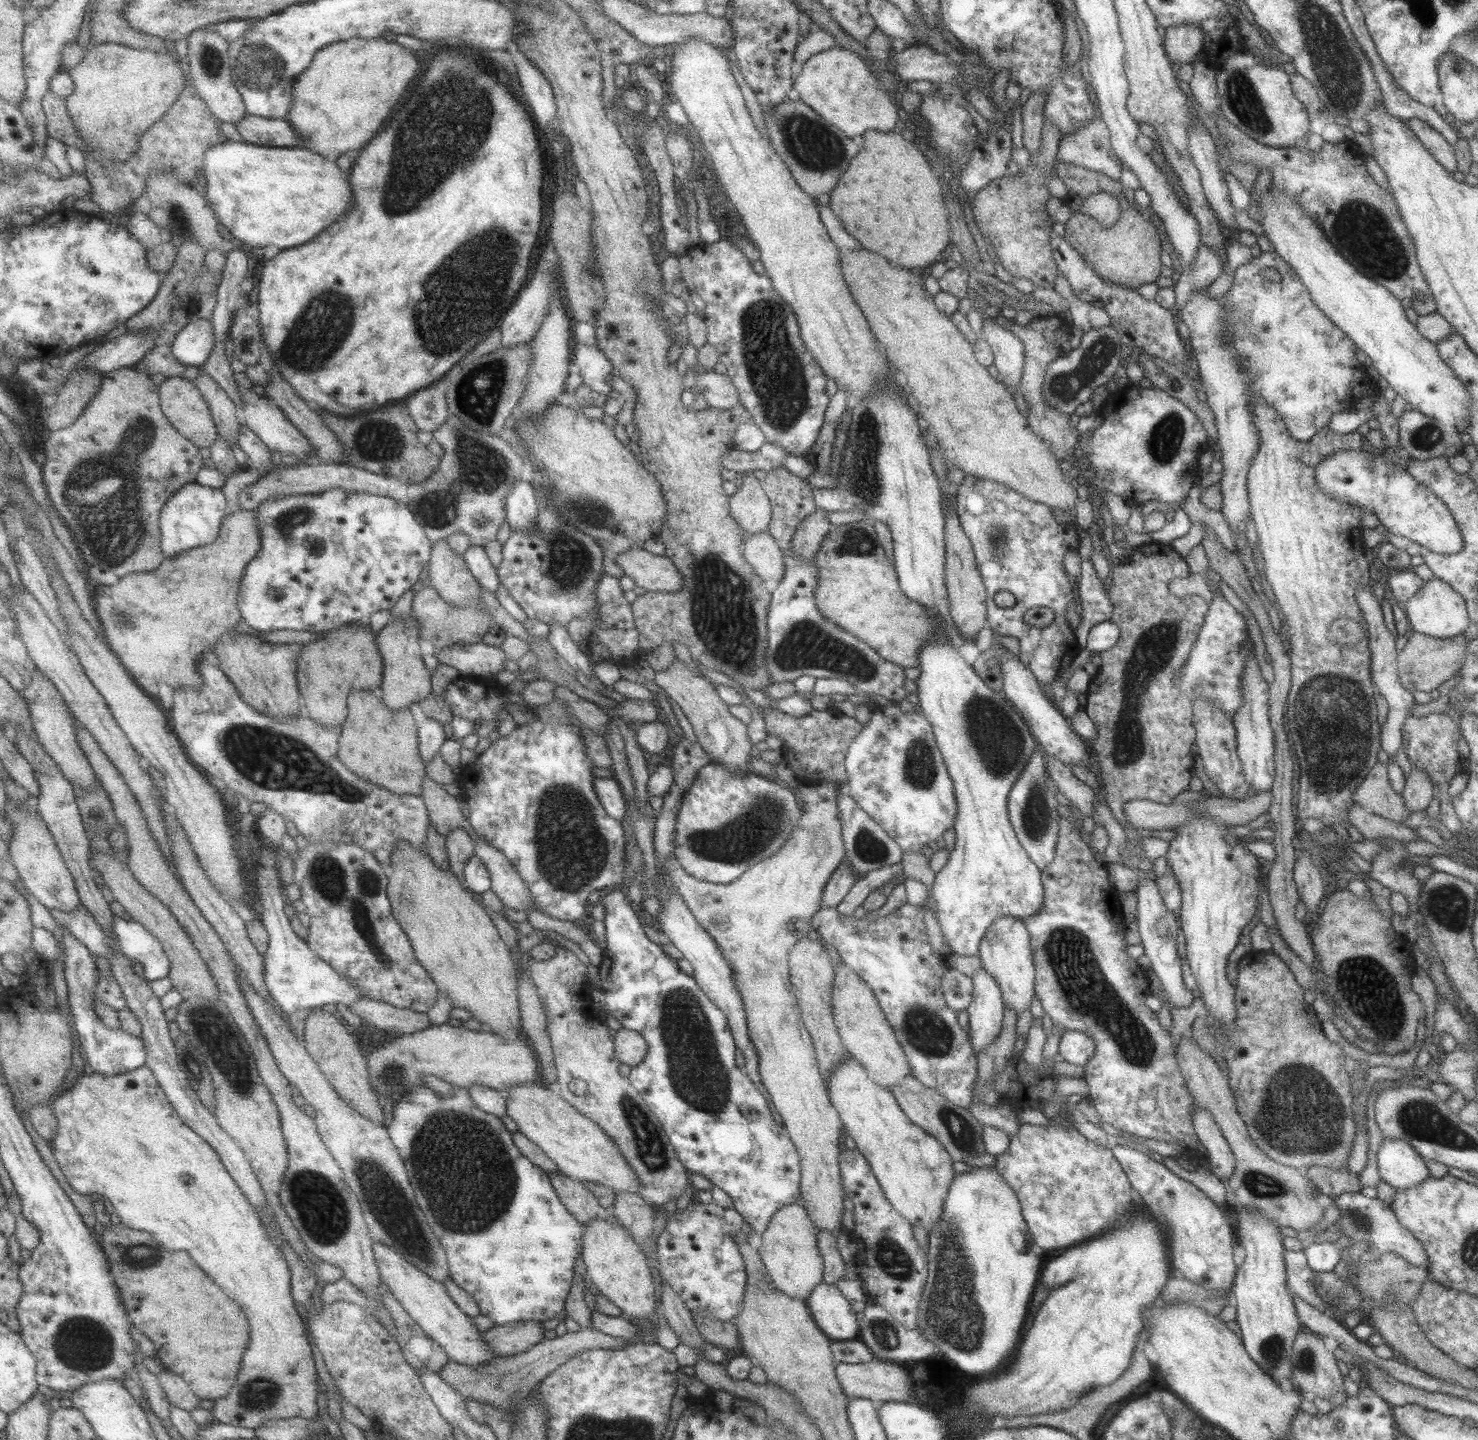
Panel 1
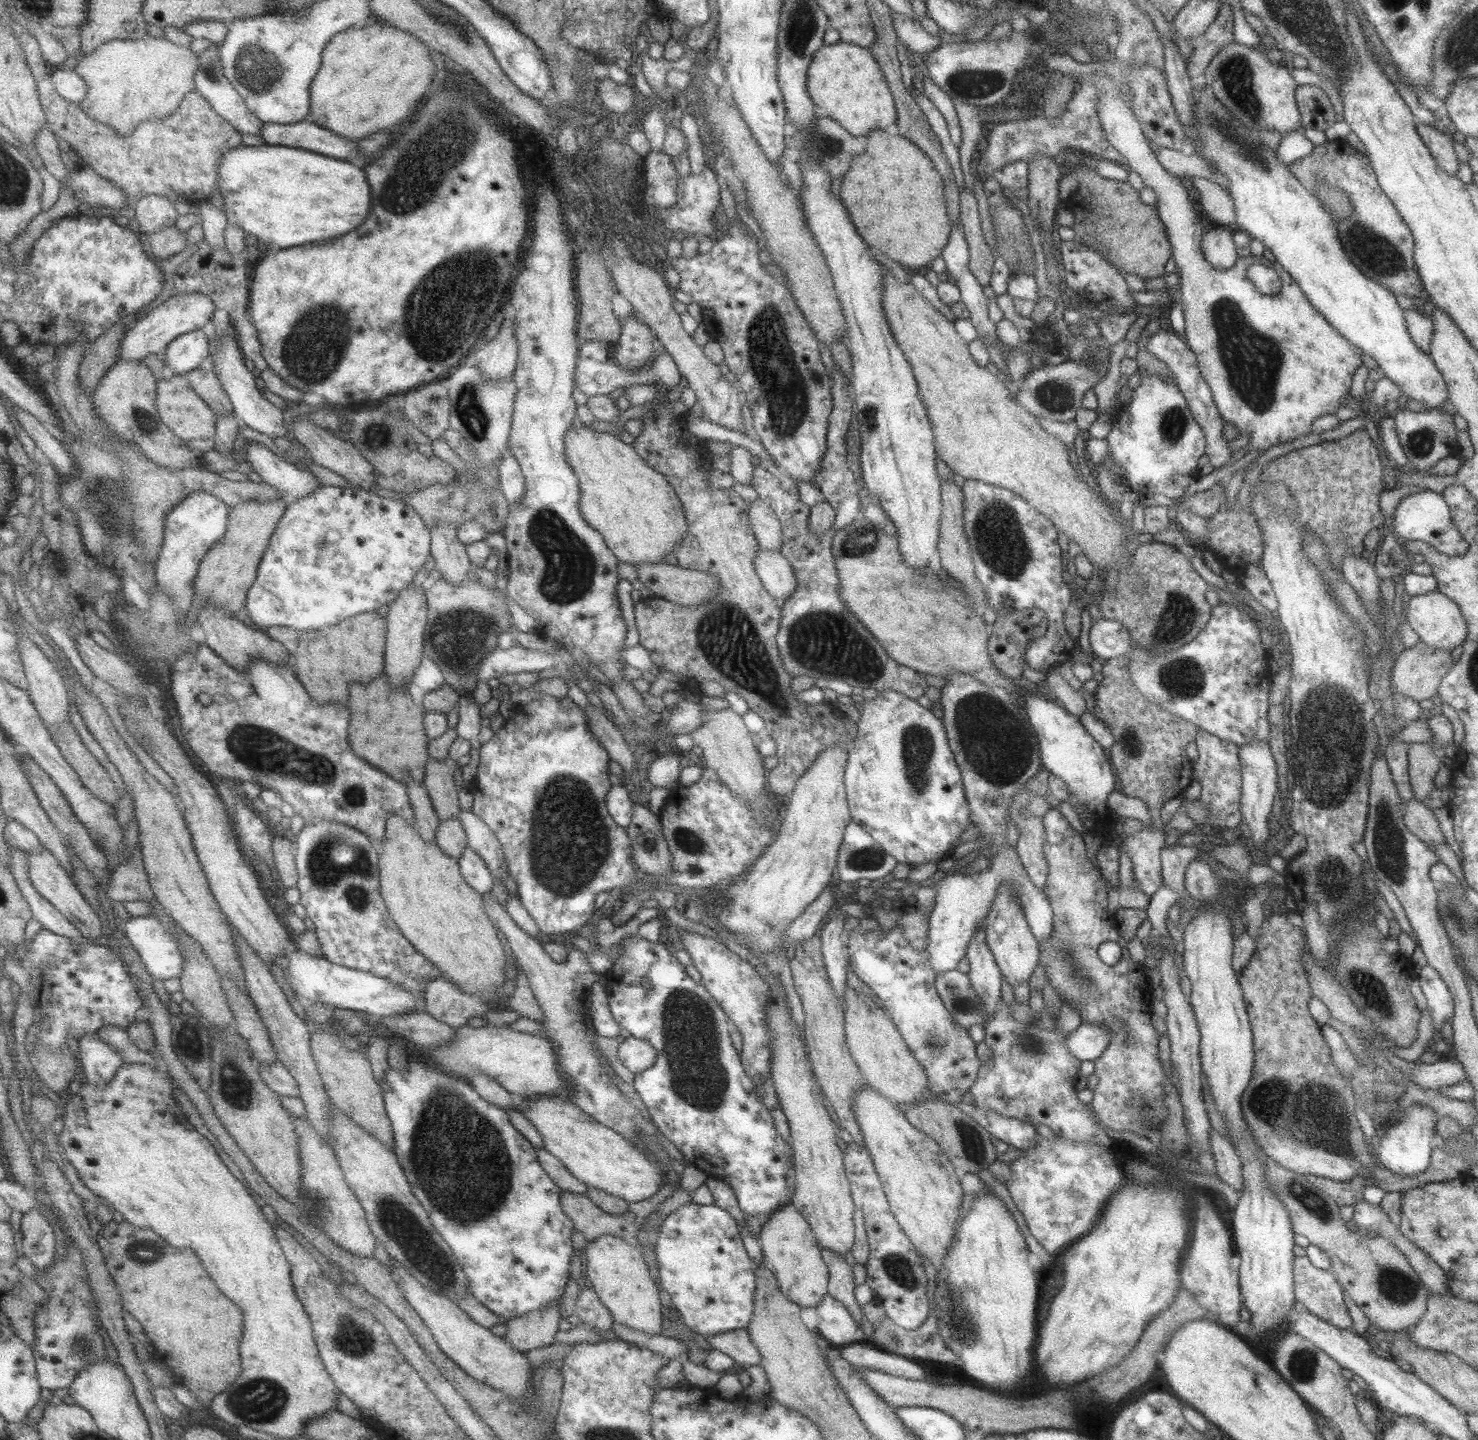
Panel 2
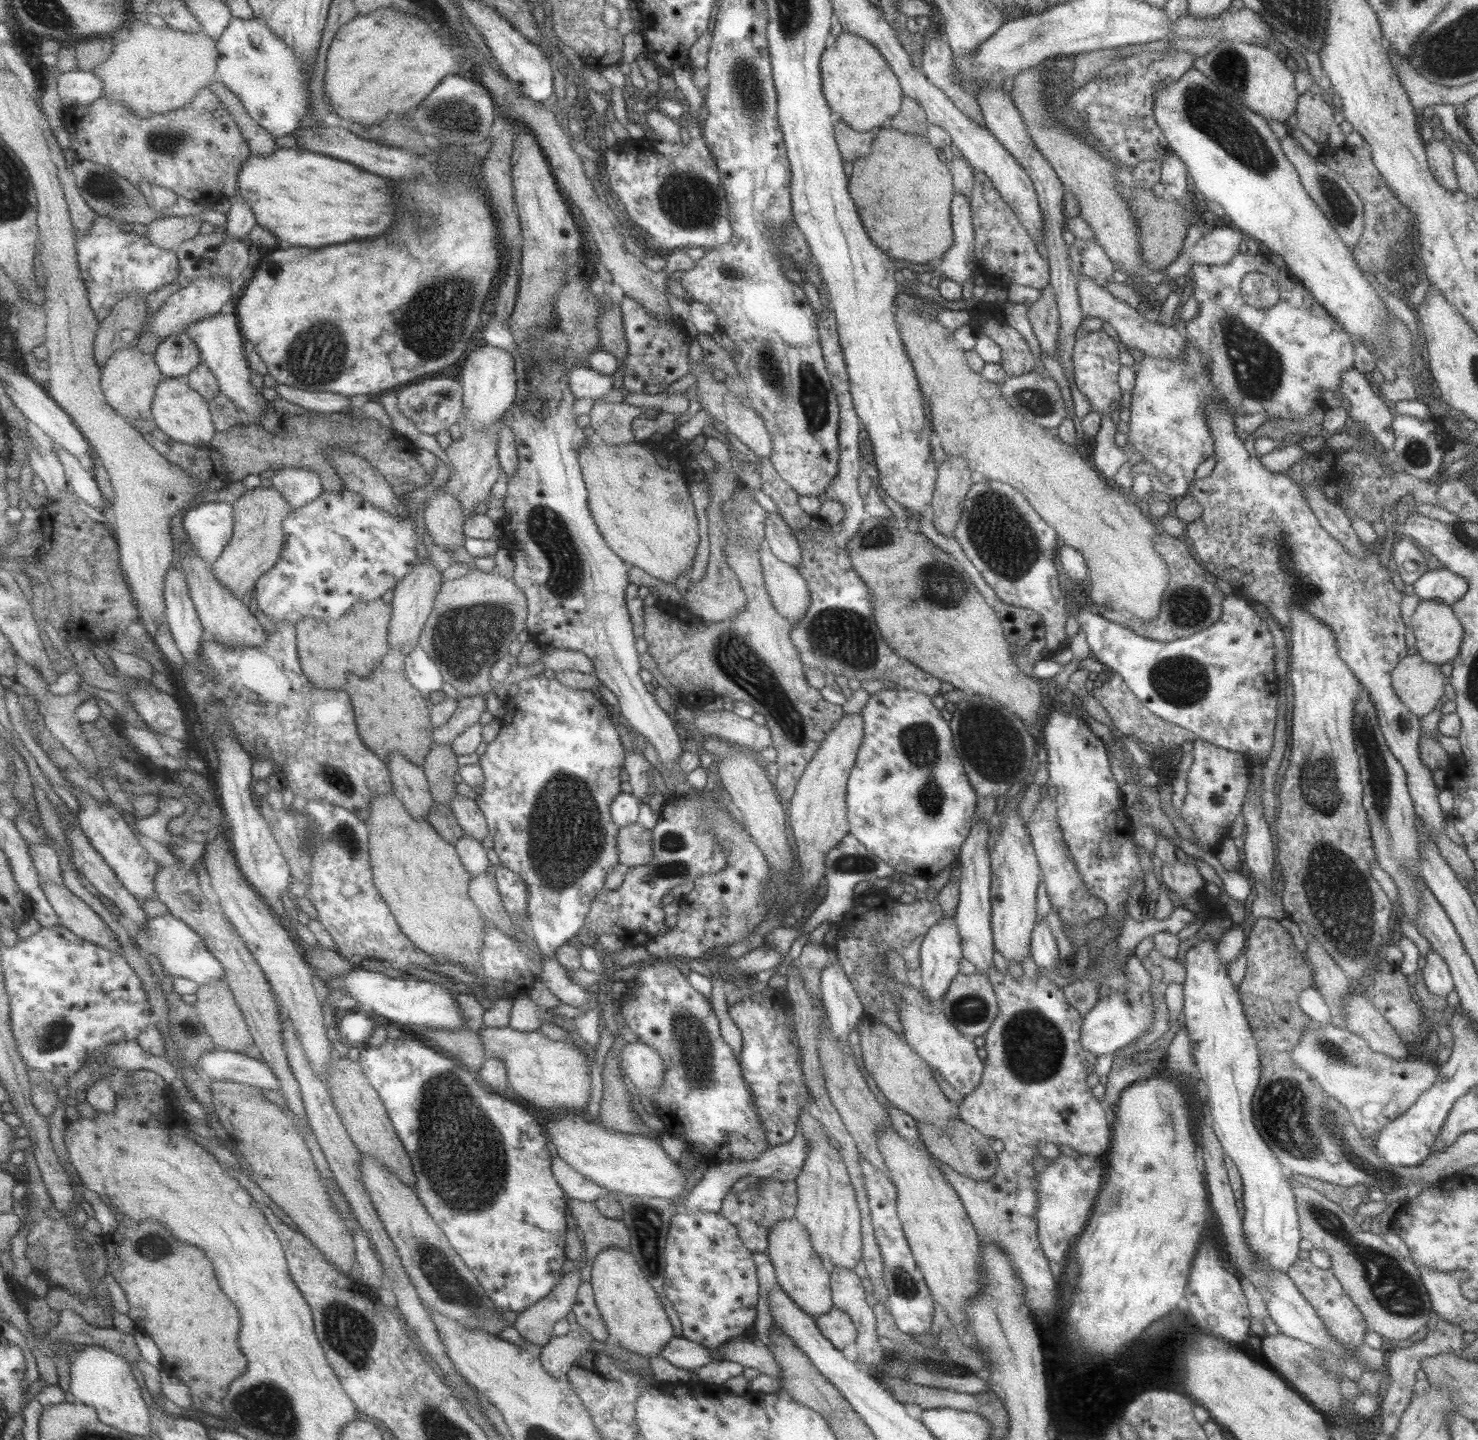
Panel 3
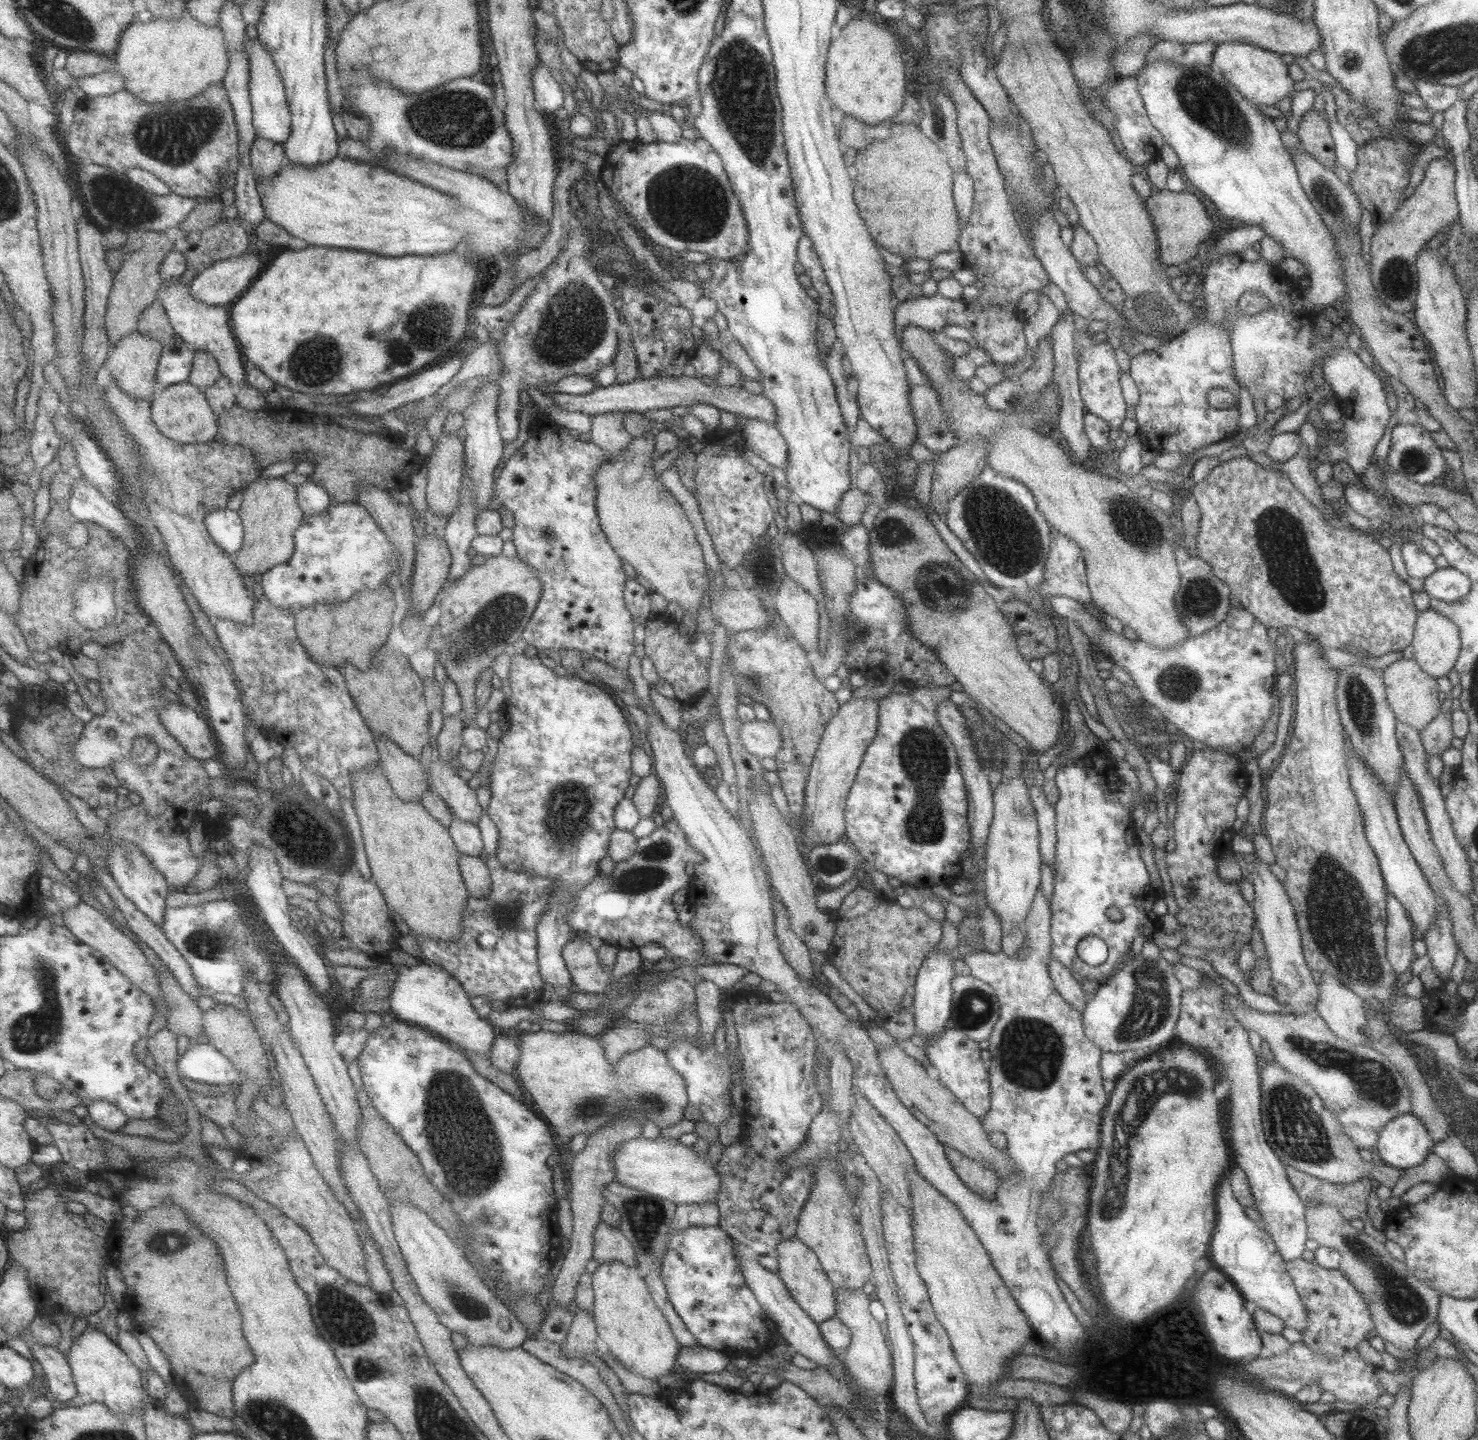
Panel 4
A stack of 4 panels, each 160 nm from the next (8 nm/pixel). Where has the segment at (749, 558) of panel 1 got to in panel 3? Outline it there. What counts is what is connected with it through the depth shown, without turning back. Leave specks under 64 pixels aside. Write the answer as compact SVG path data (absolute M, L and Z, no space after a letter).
M766 546L760 548L758 557L773 609L790 623L801 619L811 600L805 579L793 565L773 556Z

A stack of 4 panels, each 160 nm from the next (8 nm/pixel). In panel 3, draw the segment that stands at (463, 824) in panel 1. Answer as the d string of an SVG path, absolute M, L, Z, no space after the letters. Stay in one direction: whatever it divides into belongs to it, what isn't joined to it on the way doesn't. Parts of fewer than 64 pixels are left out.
M433 744L421 767L425 773L433 803L449 805L456 786L453 776L459 767L456 763L456 754L451 751L451 745Z

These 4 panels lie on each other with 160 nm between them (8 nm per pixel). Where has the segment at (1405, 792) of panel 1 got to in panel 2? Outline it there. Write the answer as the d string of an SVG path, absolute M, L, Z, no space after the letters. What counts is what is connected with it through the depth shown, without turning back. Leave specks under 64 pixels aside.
M1409 743L1407 756L1408 777L1415 801L1422 801L1434 790L1433 777L1439 768L1439 756L1425 743Z

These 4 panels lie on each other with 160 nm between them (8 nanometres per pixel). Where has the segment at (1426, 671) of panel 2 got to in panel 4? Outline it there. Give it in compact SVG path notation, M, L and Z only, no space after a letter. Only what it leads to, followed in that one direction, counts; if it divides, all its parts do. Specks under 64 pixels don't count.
M1414 658L1411 659L1397 659L1390 665L1387 665L1380 675L1385 683L1385 696L1388 705L1393 711L1394 717L1397 721L1409 725L1418 732L1437 714L1439 710L1439 688L1437 682L1432 676L1423 672Z

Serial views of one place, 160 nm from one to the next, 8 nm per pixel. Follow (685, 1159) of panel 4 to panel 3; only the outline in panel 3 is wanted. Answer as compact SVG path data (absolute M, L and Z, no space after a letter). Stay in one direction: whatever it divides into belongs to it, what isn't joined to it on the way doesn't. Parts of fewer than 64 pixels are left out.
M565 1112L561 1118L553 1118L553 1120L545 1122L543 1129L548 1139L554 1144L555 1152L561 1160L564 1160L575 1172L605 1190L622 1192L629 1196L648 1196L664 1199L672 1199L674 1196L680 1195L683 1190L686 1176L681 1174L677 1163L673 1163L665 1151L661 1149L658 1139L617 1132L600 1125L597 1120L590 1121L586 1115L574 1112Z

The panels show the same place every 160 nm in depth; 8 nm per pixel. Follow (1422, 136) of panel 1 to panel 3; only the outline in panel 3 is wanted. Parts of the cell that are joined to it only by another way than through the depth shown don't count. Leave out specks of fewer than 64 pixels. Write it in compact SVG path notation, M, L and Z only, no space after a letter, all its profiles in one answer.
M1433 138L1425 141L1424 147L1426 148L1426 161L1434 179L1448 191L1459 190L1451 148Z

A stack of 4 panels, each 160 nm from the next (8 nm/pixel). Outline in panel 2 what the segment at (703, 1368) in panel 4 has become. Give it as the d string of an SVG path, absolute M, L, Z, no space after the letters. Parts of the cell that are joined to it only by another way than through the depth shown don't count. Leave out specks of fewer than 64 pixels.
M615 1322L610 1326L610 1330L617 1339L633 1343L639 1348L648 1348L651 1352L666 1356L669 1360L679 1355L686 1358L688 1353L686 1352L686 1346L679 1342L677 1338L674 1338L673 1335L670 1338L658 1334L647 1334Z

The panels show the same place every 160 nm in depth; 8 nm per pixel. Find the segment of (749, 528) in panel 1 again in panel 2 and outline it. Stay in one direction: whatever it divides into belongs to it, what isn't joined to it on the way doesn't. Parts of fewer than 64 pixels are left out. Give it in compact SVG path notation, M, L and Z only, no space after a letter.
M760 499L750 502L747 518L760 550L781 548L781 525L766 503Z

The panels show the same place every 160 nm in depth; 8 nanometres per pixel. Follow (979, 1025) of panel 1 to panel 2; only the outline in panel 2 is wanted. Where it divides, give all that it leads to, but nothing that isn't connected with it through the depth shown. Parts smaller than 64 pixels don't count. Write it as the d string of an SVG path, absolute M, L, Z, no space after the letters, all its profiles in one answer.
M980 924L975 935L971 936L965 957L969 962L969 971L966 974L971 983L971 989L983 1003L985 1013L991 1018L997 1009L997 1003L1001 1000L1002 977L987 949L983 924Z

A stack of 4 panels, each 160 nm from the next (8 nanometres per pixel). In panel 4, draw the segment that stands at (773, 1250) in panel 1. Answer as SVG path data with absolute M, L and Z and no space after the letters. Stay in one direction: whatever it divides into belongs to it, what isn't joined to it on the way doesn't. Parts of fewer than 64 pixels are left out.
M794 1234L776 1244L775 1257L778 1264L778 1277L792 1299L814 1323L819 1324L836 1314L834 1288L821 1268L815 1253L805 1243L802 1243Z

